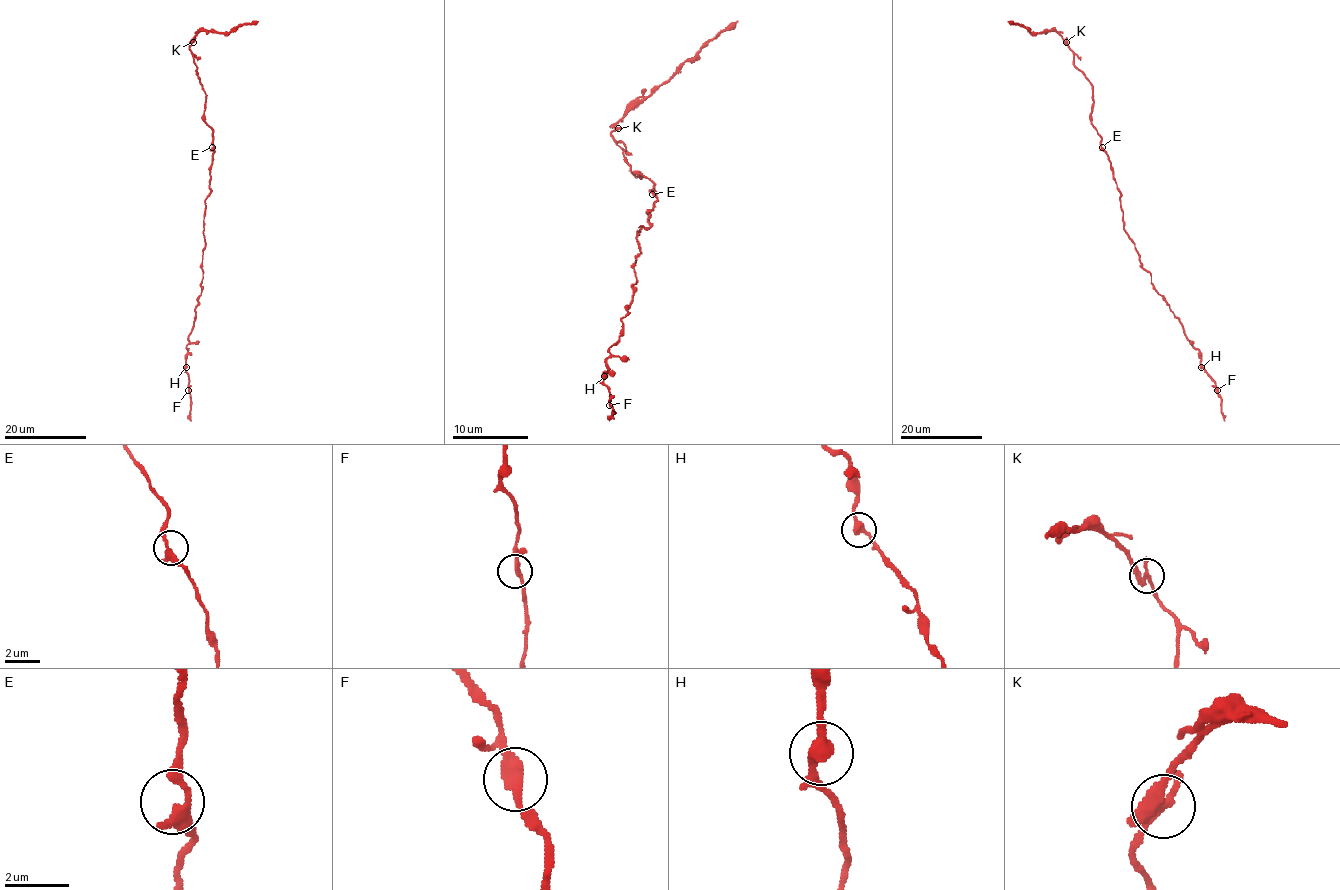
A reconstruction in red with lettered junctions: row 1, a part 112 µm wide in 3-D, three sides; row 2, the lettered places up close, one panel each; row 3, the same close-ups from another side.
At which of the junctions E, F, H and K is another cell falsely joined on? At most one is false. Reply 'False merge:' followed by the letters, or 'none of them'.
False merge: K

